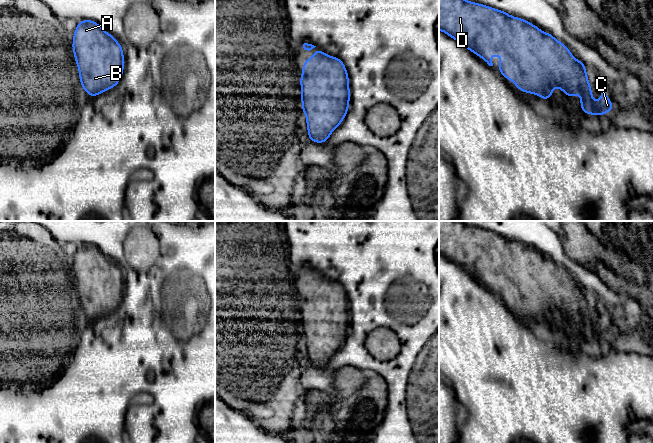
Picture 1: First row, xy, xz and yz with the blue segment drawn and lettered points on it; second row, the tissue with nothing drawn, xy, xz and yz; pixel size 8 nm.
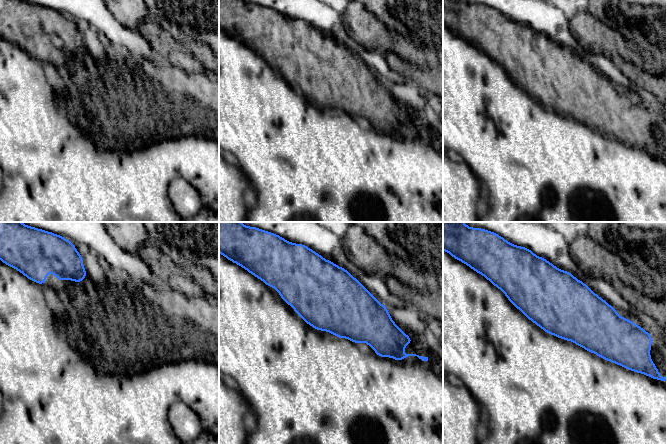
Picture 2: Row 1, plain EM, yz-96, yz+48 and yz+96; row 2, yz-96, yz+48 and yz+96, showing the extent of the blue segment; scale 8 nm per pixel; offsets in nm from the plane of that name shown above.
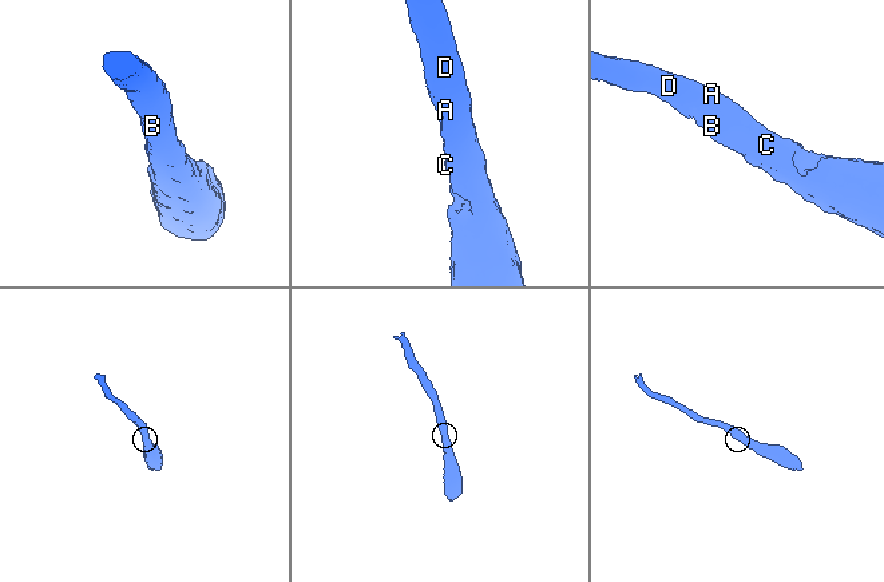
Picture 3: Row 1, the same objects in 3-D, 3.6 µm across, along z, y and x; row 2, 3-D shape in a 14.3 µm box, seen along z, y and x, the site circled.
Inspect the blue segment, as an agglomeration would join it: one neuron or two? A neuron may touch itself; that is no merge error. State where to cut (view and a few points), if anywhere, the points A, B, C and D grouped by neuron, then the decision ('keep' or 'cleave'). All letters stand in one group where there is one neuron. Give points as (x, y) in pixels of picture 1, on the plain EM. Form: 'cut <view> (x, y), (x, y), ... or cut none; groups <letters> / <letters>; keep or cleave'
cut none; groups A B C D; keep

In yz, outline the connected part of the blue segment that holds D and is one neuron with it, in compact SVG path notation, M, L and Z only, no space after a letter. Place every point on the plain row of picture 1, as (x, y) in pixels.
M439 221L439 254L480 280L489 290L493 290L491 279L498 279L501 282L498 291L501 299L510 303L520 315L536 318L549 325L550 320L554 319L552 312L555 310L568 321L574 321L578 317L584 338L599 341L614 333L603 306L601 305L601 321L595 327L586 299L586 290L573 281L565 268L527 244L510 240L507 236L490 230L469 226L462 221Z

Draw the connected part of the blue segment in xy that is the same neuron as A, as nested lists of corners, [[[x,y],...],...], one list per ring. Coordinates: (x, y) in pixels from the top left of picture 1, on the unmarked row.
[[[92,244],[78,245],[73,261],[80,310],[89,321],[115,311],[122,302],[125,289],[120,267]]]

